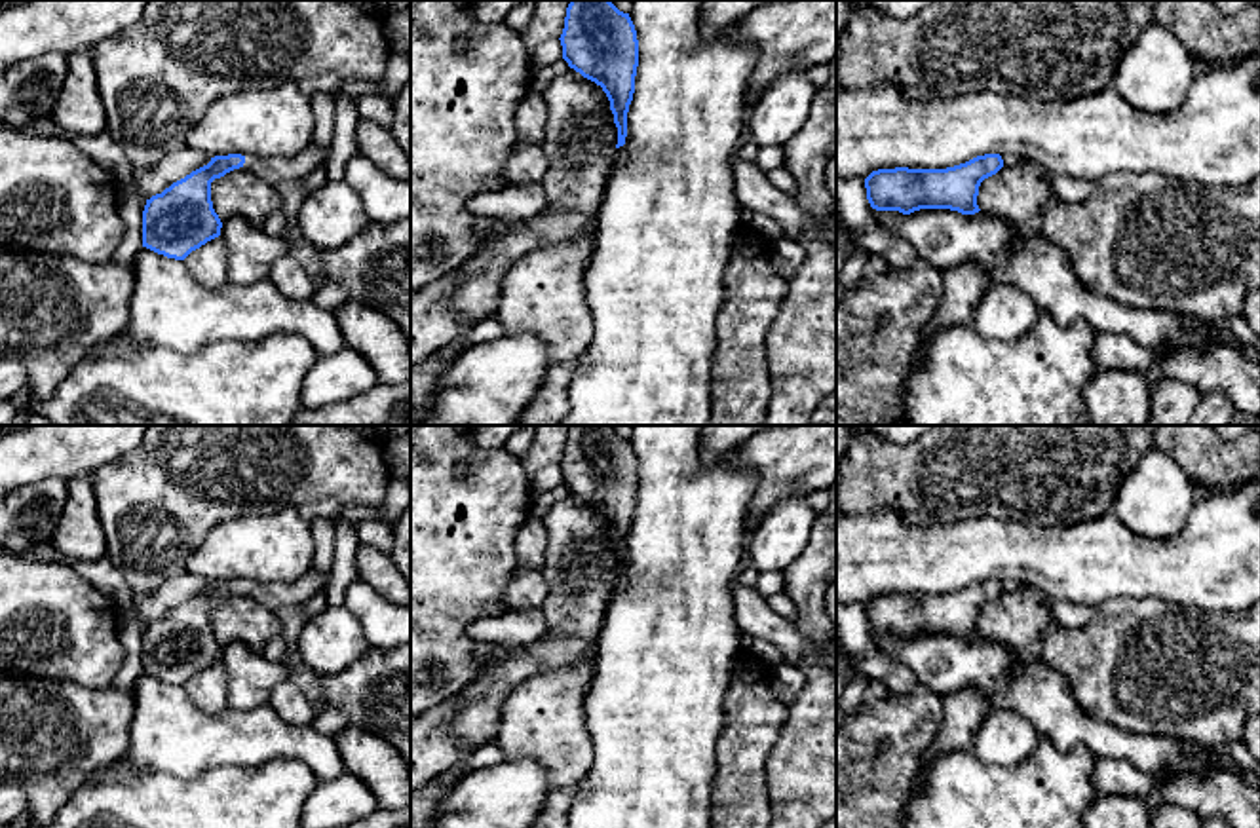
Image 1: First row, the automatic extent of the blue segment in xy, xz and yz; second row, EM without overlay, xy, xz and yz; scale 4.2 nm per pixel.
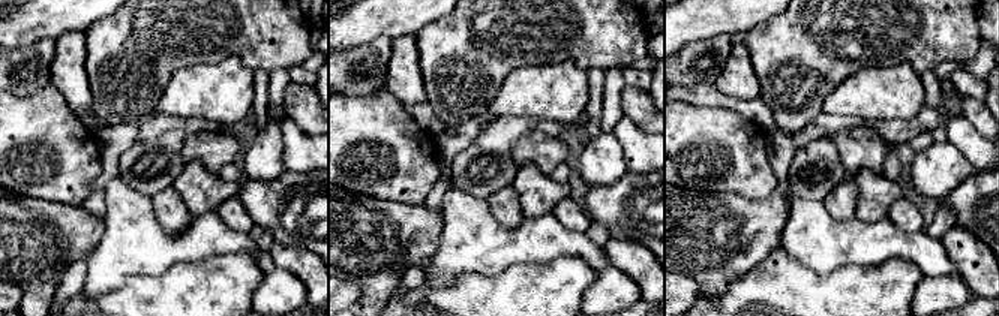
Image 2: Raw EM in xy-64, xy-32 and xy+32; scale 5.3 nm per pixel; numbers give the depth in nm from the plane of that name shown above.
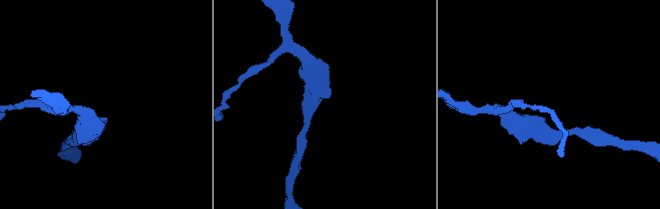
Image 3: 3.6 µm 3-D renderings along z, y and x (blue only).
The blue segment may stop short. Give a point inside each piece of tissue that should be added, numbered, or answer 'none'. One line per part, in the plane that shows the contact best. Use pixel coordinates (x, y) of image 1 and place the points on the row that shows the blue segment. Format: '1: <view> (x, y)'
1: xy (276, 169)

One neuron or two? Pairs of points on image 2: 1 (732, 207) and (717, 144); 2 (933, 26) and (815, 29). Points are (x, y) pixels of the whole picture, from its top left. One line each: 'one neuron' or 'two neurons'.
1: two neurons
2: one neuron

